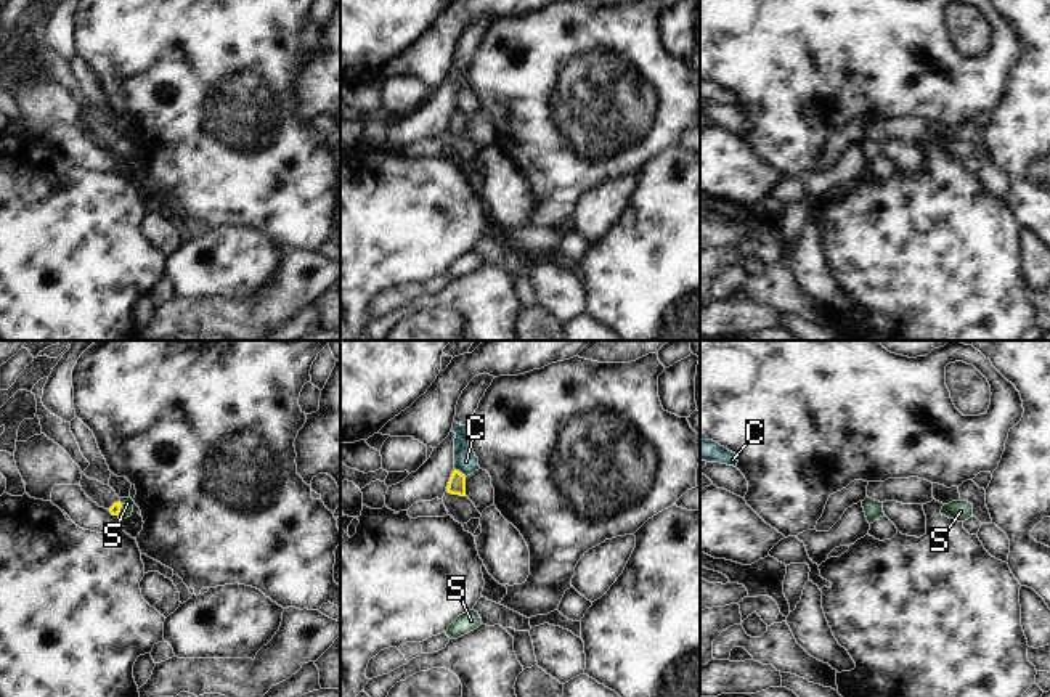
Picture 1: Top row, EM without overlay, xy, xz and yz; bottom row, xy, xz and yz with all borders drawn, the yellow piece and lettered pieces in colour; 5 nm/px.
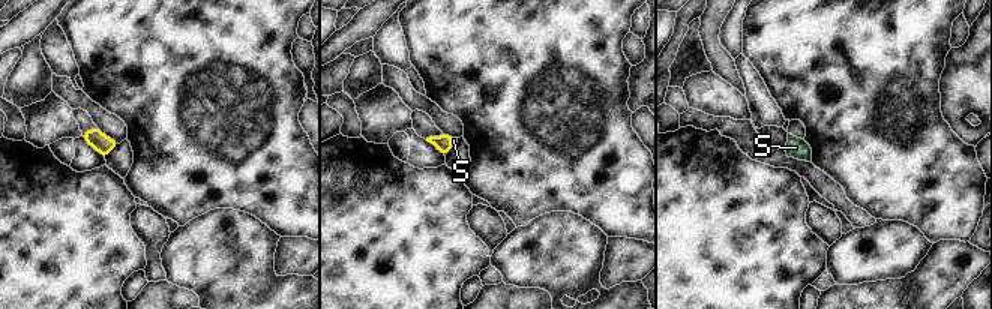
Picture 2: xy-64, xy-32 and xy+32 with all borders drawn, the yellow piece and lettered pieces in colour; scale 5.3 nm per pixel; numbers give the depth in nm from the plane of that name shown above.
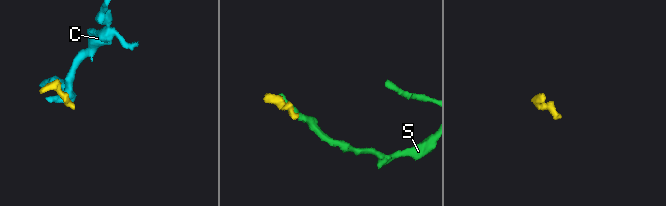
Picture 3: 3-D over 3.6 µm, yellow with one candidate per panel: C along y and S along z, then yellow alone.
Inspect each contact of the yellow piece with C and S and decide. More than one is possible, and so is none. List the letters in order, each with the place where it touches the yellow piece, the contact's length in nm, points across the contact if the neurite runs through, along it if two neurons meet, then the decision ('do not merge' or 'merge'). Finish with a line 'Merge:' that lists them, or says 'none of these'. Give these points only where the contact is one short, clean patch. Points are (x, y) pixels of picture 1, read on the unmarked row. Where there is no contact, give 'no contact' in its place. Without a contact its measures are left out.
C: meets yellow in xz at (459, 113); contact 80 nm long; border along xz (455, 108), (466, 116); do not merge
S: meets yellow in xy at (121, 146); contact 70 nm long; runs through xy (114, 150), (121, 146), (127, 143); merge
Merge: S

